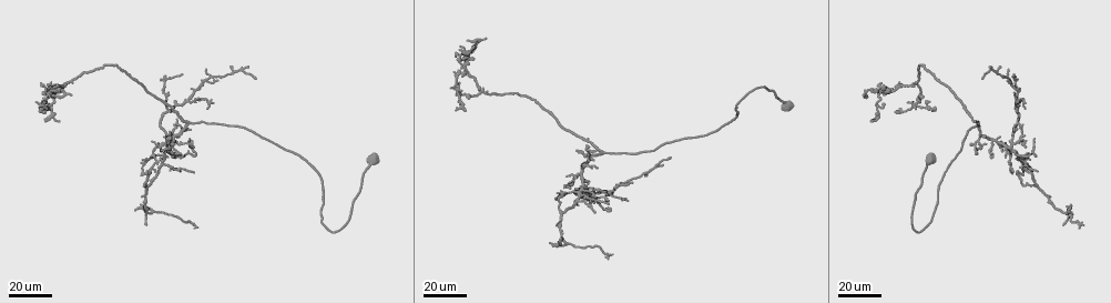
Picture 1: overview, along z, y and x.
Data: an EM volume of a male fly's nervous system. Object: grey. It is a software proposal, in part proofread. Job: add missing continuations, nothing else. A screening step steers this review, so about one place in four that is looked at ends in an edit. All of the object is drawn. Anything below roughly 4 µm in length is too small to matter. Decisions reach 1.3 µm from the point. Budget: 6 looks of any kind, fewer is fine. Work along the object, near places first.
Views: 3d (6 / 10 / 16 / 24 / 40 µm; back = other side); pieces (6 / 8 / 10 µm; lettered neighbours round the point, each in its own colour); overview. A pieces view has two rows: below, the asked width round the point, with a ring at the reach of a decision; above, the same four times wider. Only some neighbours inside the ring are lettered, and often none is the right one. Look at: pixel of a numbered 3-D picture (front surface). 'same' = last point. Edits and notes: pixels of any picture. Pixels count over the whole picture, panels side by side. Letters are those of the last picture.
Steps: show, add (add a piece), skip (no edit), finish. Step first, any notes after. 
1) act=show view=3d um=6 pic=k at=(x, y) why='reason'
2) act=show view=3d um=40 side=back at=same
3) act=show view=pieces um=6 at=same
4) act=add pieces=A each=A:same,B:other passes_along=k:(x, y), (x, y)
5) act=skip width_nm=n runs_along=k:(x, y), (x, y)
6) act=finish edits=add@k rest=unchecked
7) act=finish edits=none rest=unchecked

act=show view=3d um=24 pic=1 at=(72, 94) why='branch stops here'

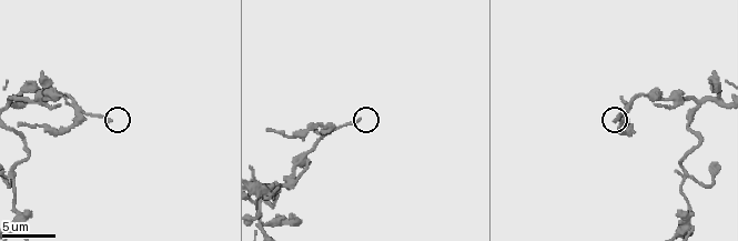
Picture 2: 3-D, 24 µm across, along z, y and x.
act=show view=pieces um=8 pic=2 at=(357, 121)

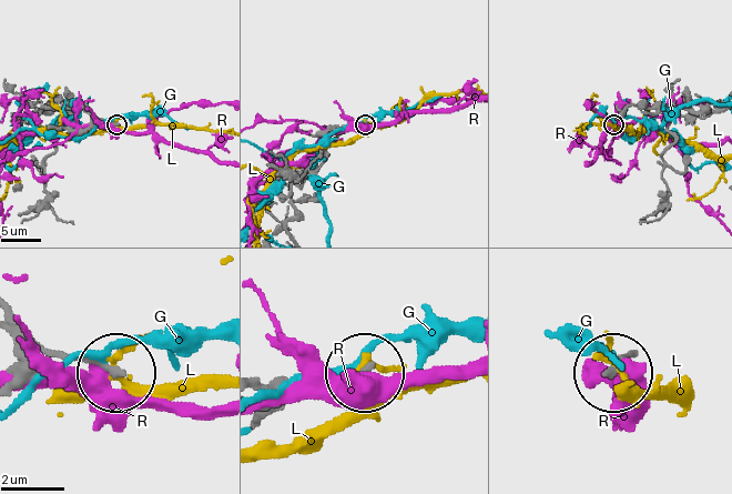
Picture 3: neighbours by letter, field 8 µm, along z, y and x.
act=skip each=G:other,L:other,R:other found='no lettered piece goes on from it'

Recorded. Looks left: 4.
act=show view=3d um=24 pic=1 at=(47, 121) why='free end'

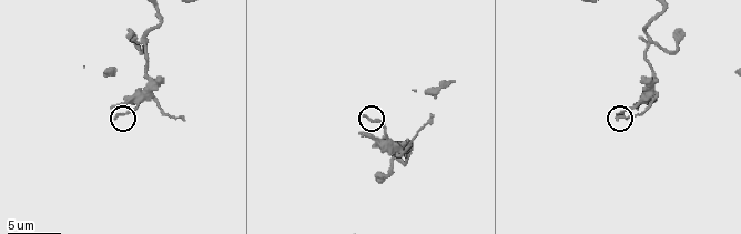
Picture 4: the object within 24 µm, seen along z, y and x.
act=show view=pieces um=8 pic=4 at=(362, 114) why='what lies round it'

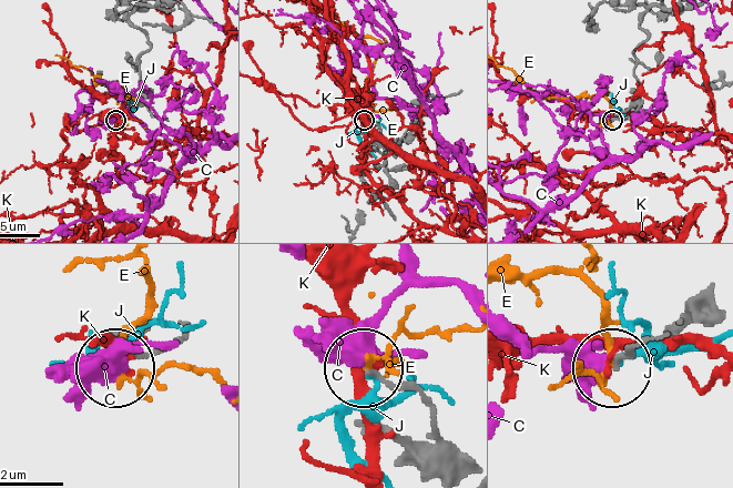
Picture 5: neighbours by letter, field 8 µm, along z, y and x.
act=skip each=C:other,E:other,J:other,K:other found='no lettered piece goes on from it'

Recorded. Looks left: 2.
act=show view=3d um=6 pic=4 at=(110, 69) why='free end'

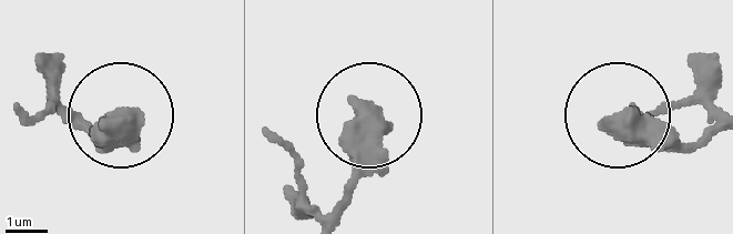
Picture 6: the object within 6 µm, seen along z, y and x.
act=show view=pieces um=8 pic=6 at=(608, 122) why='what lies round it'

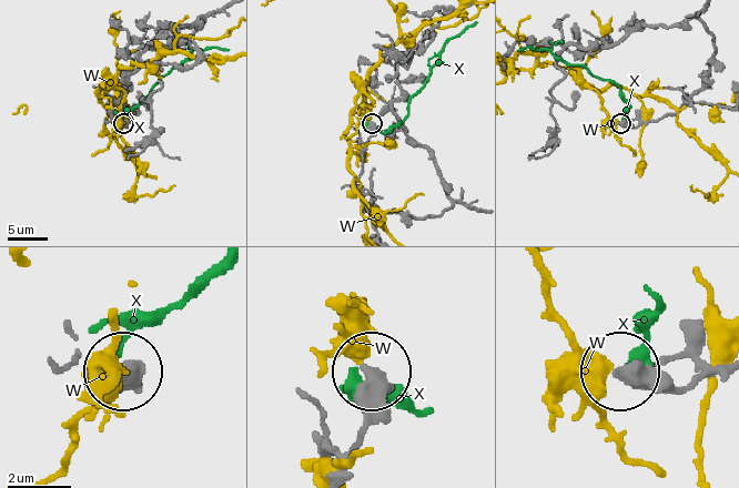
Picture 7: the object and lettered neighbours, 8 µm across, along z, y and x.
act=skip each=W:other,X:other found='none of them fits'

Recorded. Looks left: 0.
act=finish edits=none rest=unchecked

